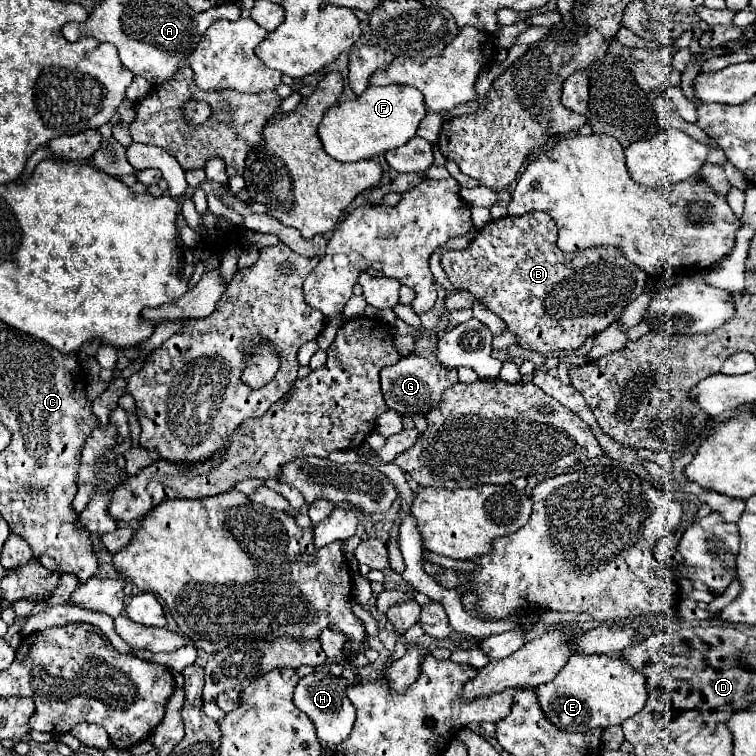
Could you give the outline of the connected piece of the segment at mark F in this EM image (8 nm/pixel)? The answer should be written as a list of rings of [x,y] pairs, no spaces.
[[[369,85],[361,97],[339,103],[325,113],[323,121],[319,123],[319,139],[323,149],[337,161],[373,159],[407,143],[415,135],[425,113],[427,107],[419,89],[409,85]]]

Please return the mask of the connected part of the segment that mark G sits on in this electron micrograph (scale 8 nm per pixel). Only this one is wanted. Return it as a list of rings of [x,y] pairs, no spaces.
[[[407,355],[401,357],[395,365],[383,367],[381,371],[381,391],[385,397],[385,403],[389,409],[395,409],[403,415],[407,413],[417,413],[417,411],[431,411],[433,407],[439,405],[441,401],[441,393],[449,387],[455,385],[457,379],[457,371],[455,369],[447,369],[447,367],[439,367],[439,363],[431,363],[425,357],[417,357],[417,355]]]

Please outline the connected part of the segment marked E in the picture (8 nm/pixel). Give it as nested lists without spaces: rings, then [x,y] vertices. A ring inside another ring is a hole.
[[[571,655],[569,663],[555,675],[551,683],[537,687],[539,703],[547,719],[565,731],[589,731],[593,727],[621,725],[647,703],[647,679],[627,667],[623,657],[609,655]]]

